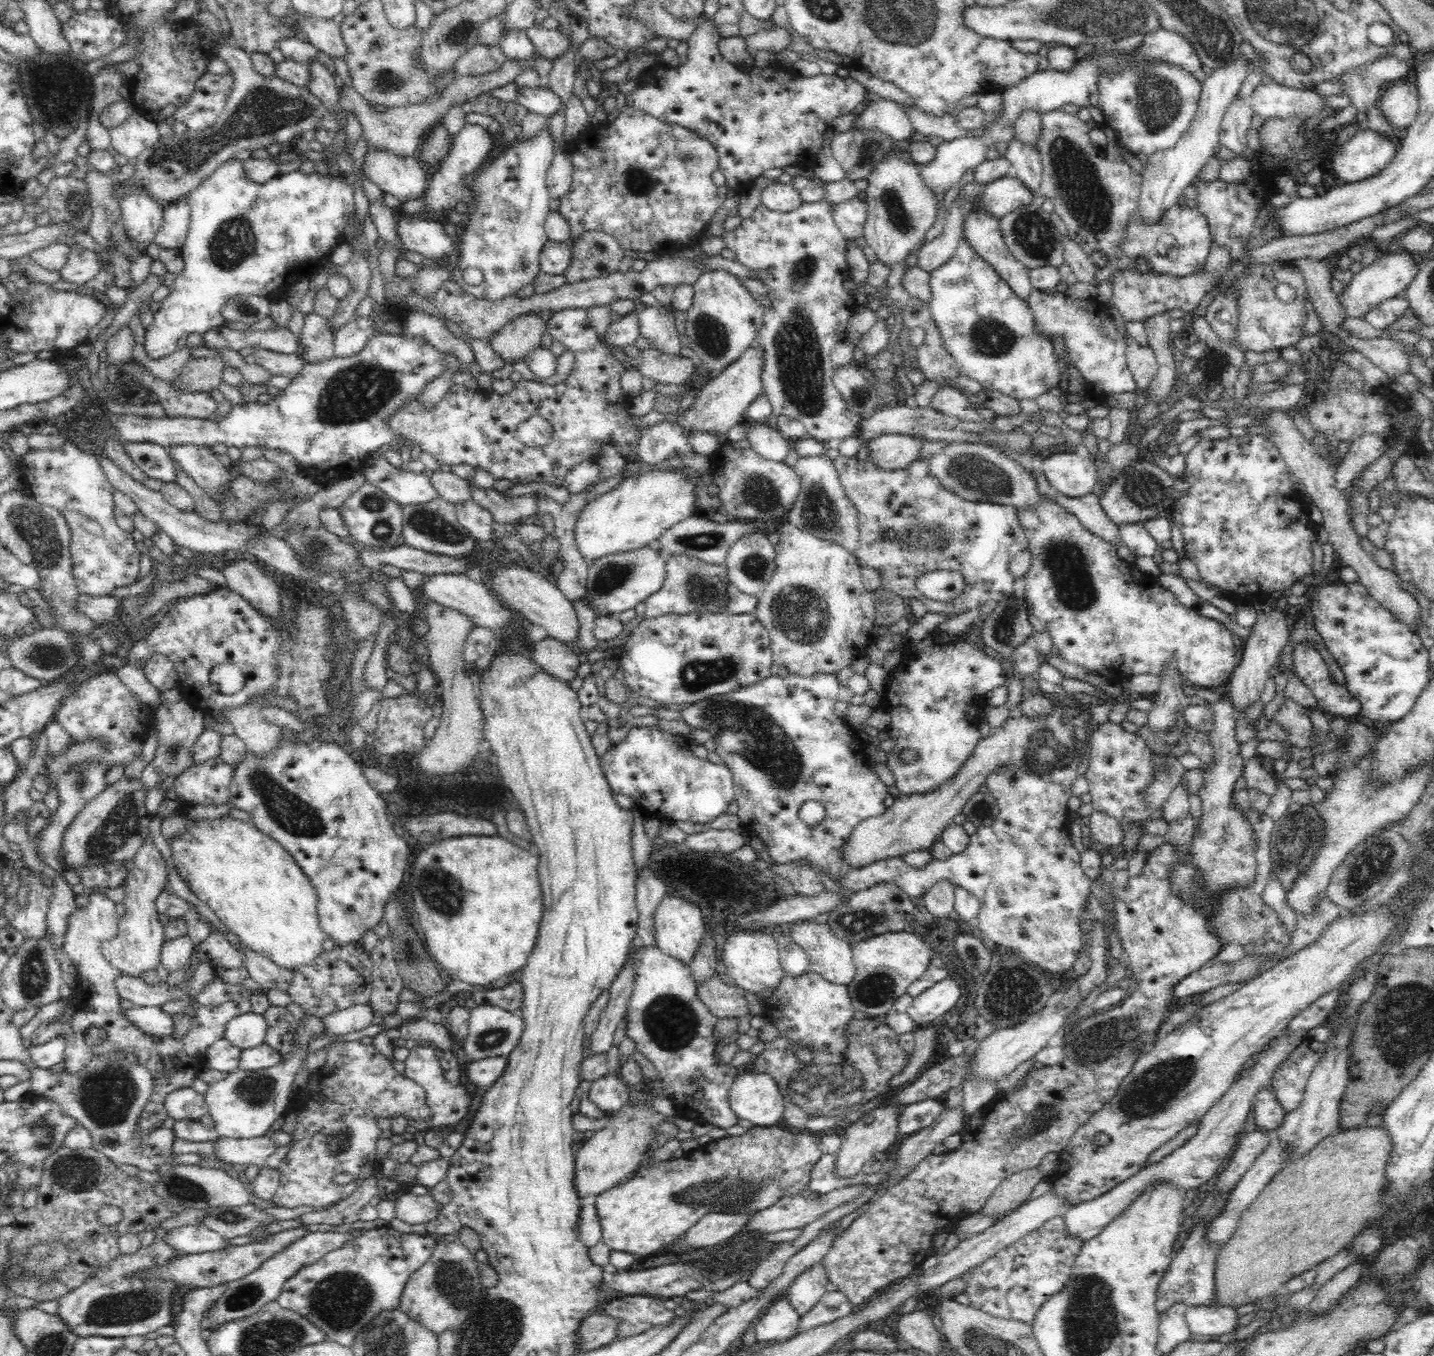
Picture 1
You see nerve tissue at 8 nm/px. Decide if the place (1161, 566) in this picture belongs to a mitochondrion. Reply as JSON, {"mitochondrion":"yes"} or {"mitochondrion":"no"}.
{"mitochondrion":"no"}

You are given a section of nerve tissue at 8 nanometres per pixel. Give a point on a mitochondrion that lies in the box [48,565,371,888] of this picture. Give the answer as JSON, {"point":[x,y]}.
{"point":[290,813]}

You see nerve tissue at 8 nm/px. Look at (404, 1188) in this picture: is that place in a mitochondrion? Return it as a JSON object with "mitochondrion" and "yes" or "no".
{"mitochondrion":"no"}

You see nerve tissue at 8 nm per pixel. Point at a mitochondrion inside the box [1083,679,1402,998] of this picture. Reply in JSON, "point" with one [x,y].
{"point":[1373,864]}

